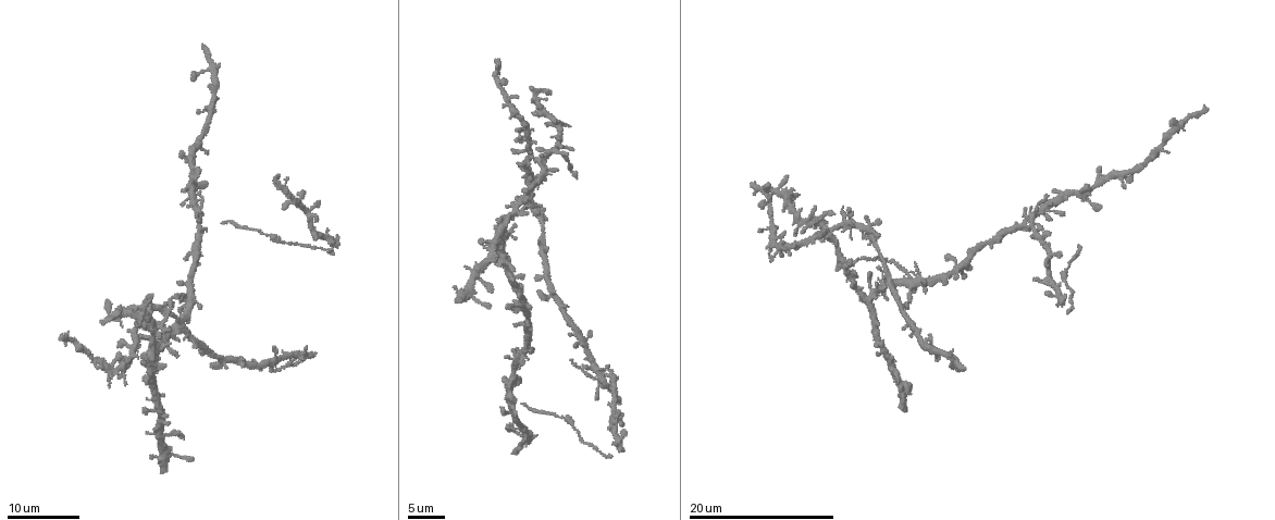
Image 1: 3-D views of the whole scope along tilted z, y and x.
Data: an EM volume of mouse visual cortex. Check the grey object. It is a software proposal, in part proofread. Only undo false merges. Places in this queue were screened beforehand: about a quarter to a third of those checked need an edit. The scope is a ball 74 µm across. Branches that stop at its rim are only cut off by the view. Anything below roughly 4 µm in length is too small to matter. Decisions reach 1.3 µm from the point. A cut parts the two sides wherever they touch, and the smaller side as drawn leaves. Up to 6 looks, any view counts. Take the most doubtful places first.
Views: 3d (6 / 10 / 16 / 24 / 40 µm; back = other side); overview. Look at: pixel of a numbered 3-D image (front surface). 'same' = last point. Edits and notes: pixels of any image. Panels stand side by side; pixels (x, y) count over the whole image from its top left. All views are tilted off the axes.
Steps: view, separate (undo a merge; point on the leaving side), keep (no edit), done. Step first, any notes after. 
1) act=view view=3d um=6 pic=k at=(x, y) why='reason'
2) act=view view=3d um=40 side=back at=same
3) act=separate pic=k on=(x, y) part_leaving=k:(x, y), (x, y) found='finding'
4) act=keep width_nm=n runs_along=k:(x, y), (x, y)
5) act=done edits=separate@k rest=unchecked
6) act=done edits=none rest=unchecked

act=view view=3d um=24 pic=1 at=(555, 151) why='three-way junction'

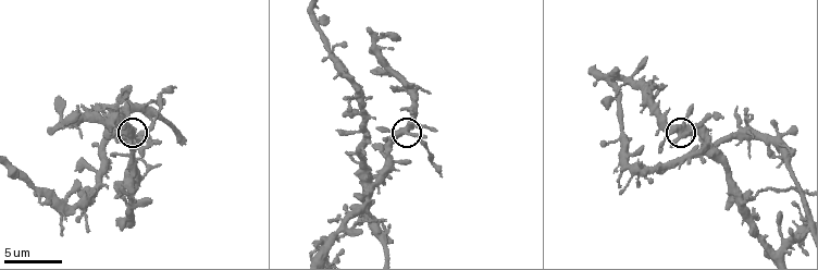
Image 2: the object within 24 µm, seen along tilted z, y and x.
act=view view=3d um=6 pic=2 at=(675, 131)

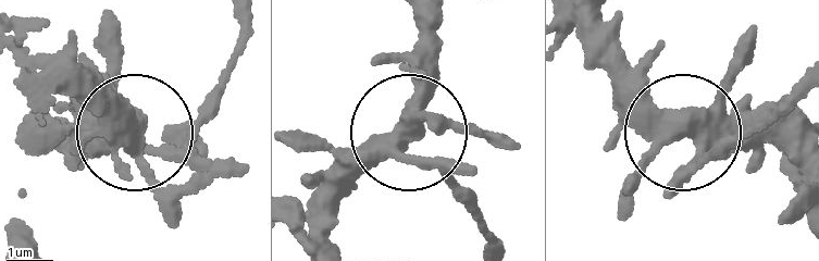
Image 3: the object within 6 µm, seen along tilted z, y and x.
act=keep found='all the same cell'

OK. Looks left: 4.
act=view view=3d um=16 pic=2 at=(145, 172) why='thick turns thin'

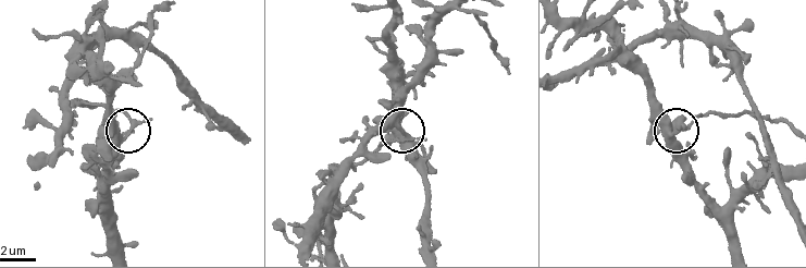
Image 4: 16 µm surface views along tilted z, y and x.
act=view view=3d um=16 side=back pic=4 at=(405, 132) why='from behind'

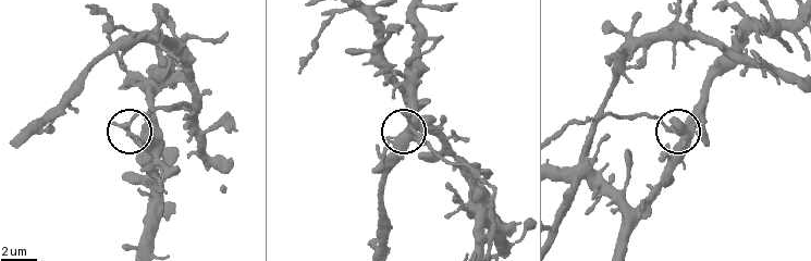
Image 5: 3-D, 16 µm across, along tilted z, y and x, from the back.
act=keep found='one cell here'

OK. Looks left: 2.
act=view view=3d um=10 pic=2 at=(621, 80) why='abrupt turn'

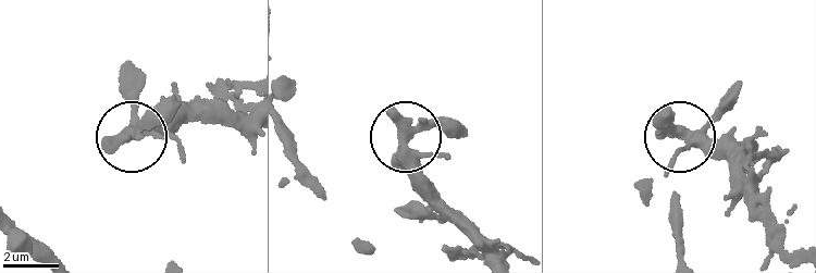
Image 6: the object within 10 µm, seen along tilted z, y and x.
act=view view=3d um=10 side=back pic=6 at=(680, 134) why='from behind'

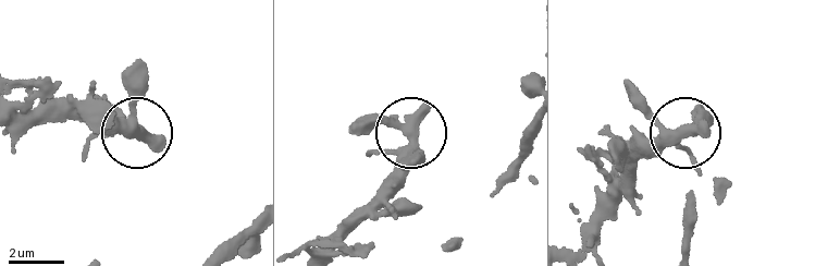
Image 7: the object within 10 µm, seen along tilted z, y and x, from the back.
act=keep found='all the same cell'

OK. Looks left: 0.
act=done edits=none rest=unchecked

